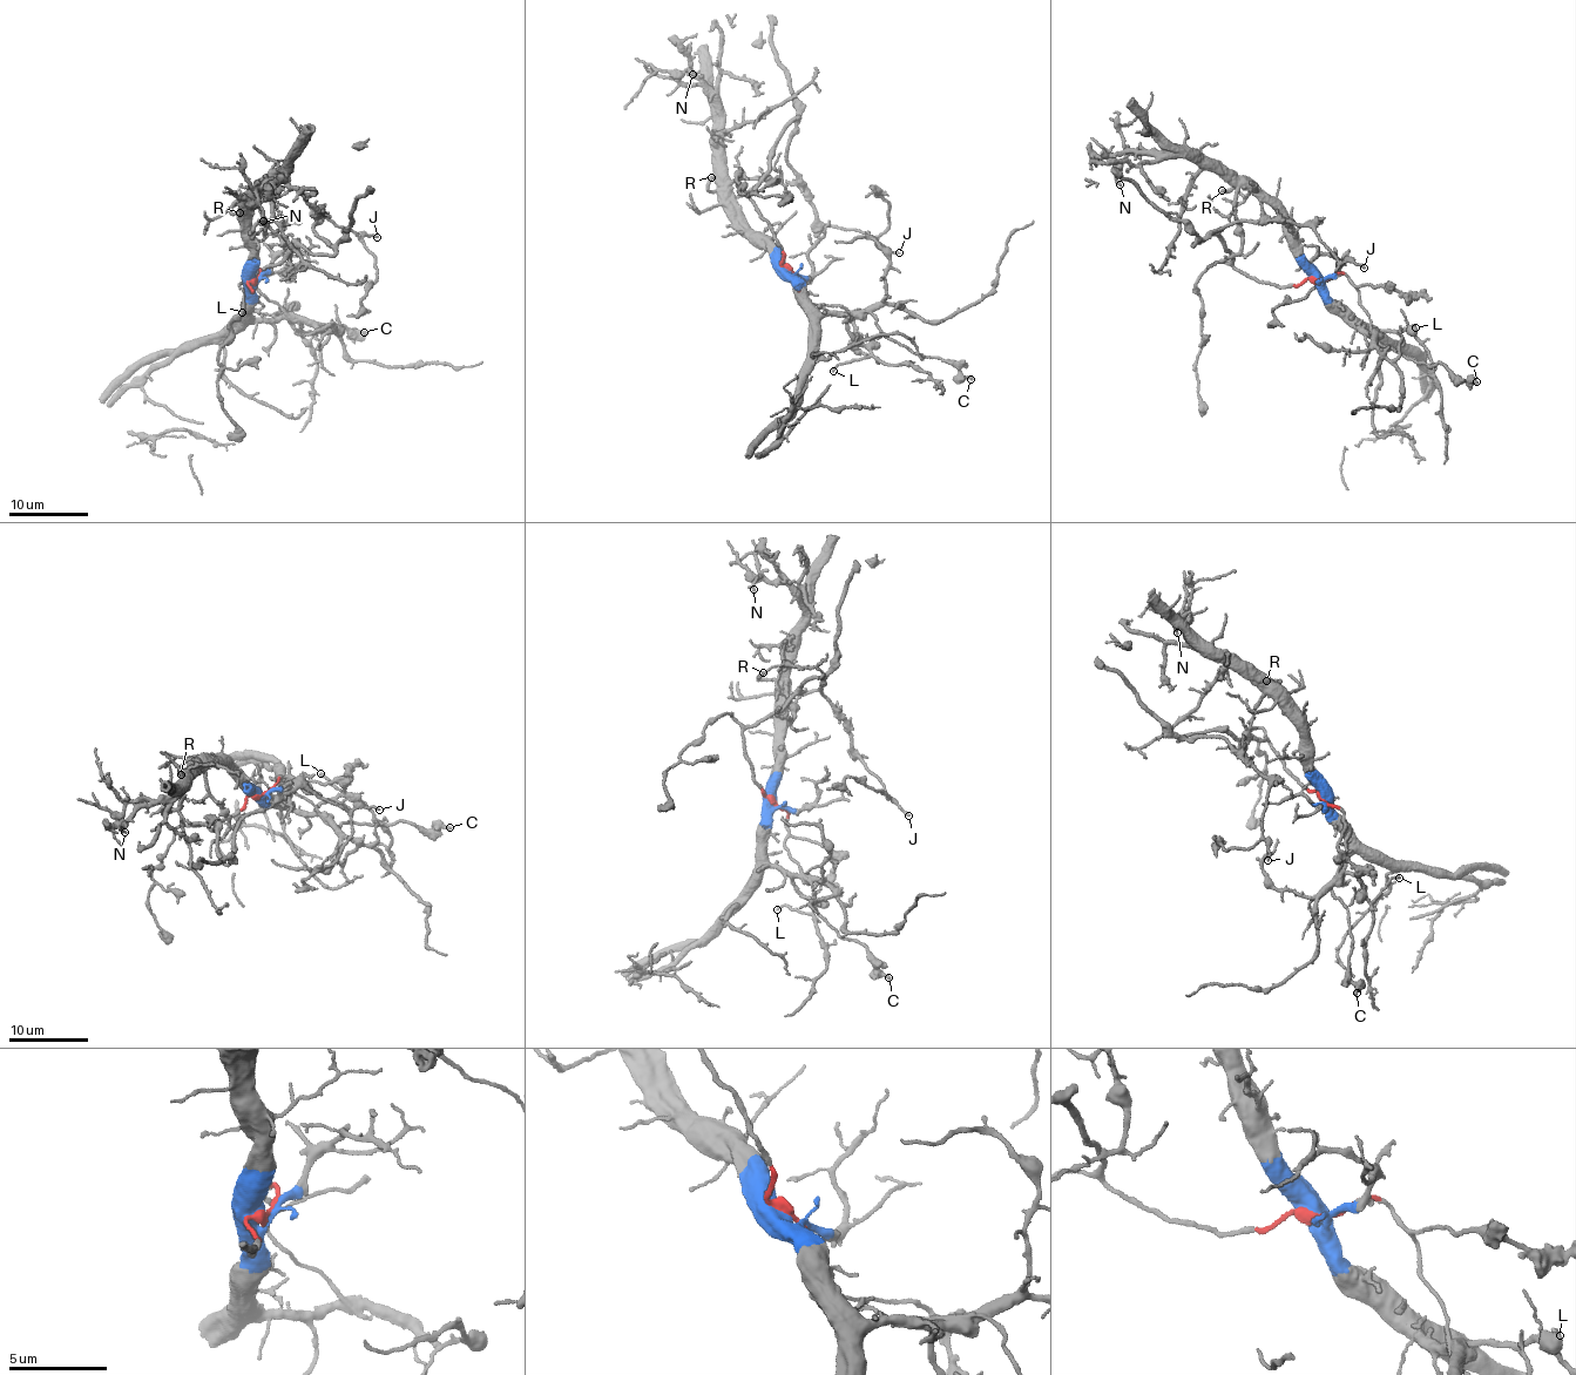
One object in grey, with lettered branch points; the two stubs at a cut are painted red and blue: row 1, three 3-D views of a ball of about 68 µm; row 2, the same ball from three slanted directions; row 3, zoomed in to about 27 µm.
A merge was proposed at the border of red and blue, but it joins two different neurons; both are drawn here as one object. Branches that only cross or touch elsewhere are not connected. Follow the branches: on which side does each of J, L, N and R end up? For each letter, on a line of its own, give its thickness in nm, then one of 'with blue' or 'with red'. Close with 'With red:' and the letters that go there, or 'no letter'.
J: 160 nm | with red
L: 150 nm | with blue
N: 180 nm | with blue
R: 240 nm | with blue
With red: J

